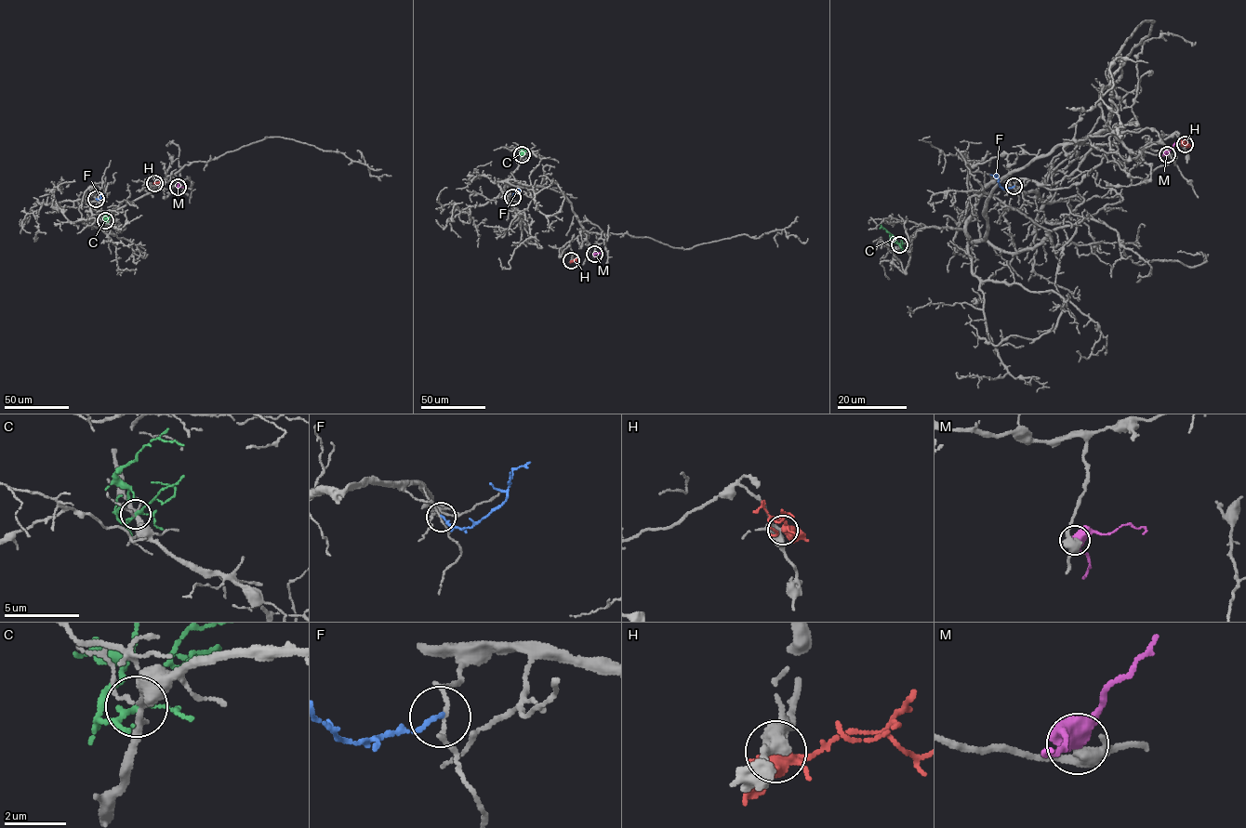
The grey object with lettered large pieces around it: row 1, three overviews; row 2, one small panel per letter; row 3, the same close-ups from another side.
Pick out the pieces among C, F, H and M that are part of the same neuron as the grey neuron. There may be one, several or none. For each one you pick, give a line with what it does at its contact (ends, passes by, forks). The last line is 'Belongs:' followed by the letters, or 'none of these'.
Belongs: none of these

